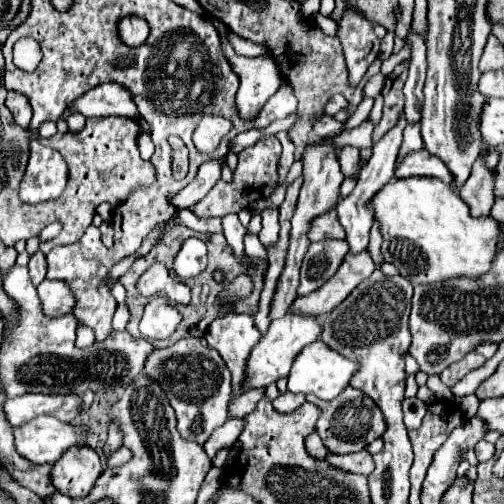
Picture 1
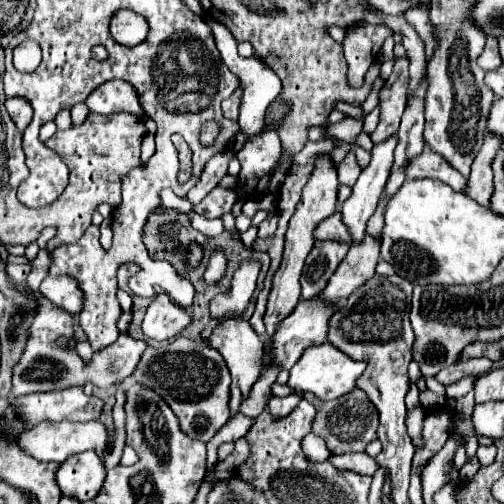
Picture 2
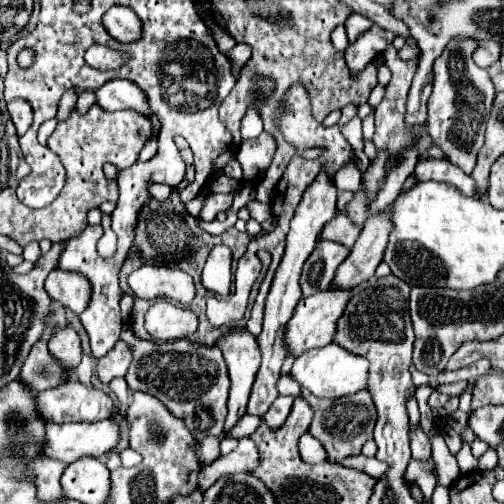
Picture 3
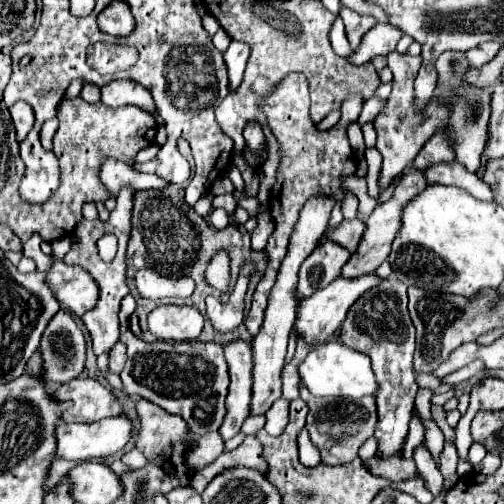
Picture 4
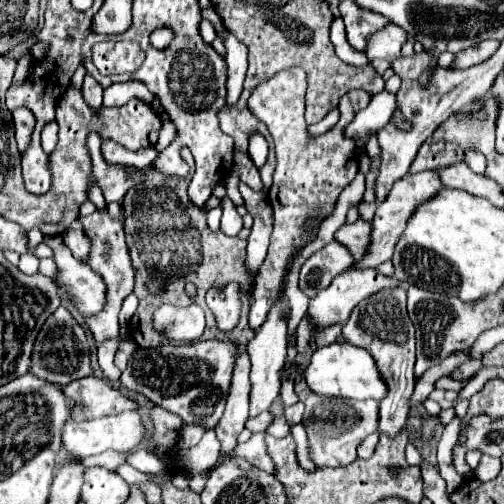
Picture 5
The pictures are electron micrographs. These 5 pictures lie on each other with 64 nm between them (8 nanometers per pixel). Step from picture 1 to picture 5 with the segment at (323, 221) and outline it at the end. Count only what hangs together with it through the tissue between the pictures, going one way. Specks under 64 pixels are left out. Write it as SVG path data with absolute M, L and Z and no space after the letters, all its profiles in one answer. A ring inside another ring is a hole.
M358 218L354 224L344 224L336 232L334 238L352 252L354 262L360 262L366 256L368 246L372 242L372 224L362 220L362 218Z

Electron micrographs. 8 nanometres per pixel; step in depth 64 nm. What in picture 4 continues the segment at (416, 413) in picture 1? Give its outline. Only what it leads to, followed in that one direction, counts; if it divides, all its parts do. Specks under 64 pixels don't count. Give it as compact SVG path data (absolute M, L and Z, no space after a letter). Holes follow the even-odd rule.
M418 446L418 448L416 448L416 452L414 452L414 462L416 462L416 468L418 468L420 476L424 478L426 486L428 486L426 490L428 490L434 498L438 498L438 496L444 492L444 478L442 478L440 470L438 470L438 466L436 466L436 462L434 462L434 458L432 458L432 454L428 452L426 446Z

